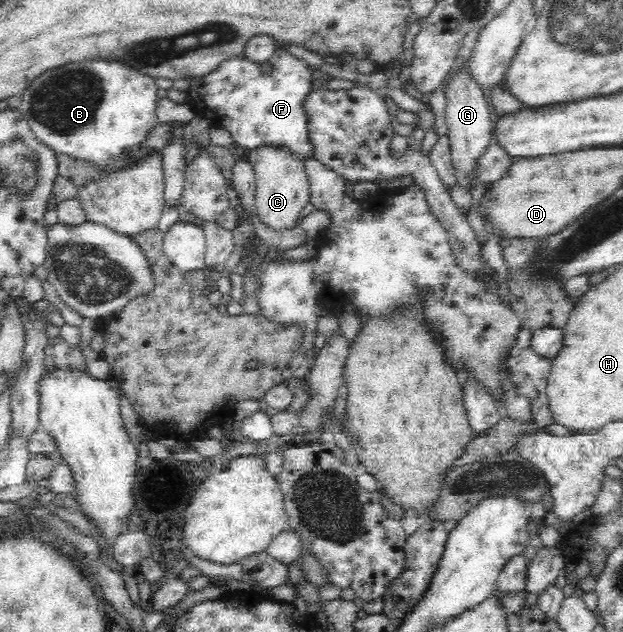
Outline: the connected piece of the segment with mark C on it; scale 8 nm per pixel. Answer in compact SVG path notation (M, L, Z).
M256 148L245 153L255 174L255 207L258 222L274 234L284 234L288 230L298 228L302 222L302 210L310 200L310 185L305 164L294 160L287 152L275 148Z

